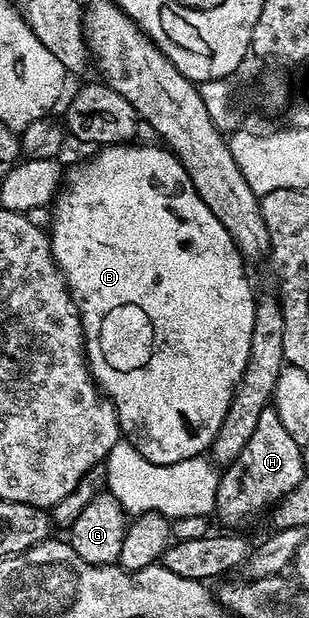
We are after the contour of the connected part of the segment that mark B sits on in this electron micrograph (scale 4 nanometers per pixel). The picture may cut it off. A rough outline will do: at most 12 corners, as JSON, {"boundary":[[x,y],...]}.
{"boundary":[[163,146],[51,208],[88,369],[154,465],[244,382],[244,256]]}

